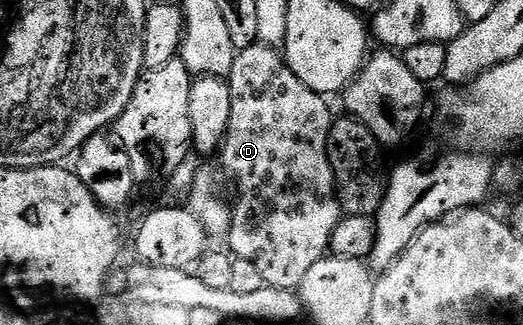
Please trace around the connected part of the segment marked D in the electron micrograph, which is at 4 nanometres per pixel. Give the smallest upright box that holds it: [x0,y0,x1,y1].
[218,43,342,290]

